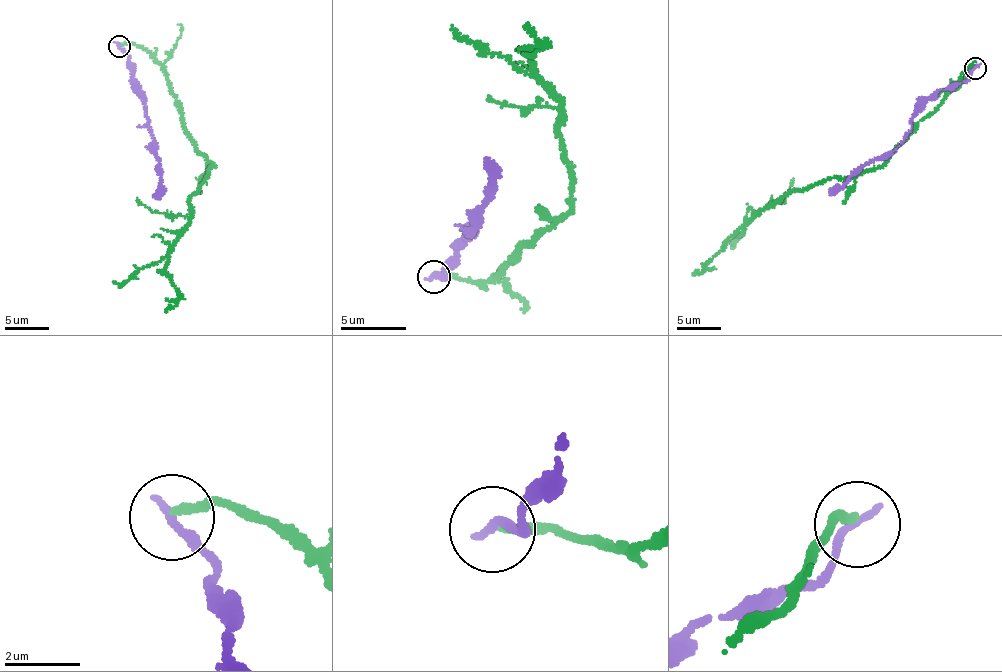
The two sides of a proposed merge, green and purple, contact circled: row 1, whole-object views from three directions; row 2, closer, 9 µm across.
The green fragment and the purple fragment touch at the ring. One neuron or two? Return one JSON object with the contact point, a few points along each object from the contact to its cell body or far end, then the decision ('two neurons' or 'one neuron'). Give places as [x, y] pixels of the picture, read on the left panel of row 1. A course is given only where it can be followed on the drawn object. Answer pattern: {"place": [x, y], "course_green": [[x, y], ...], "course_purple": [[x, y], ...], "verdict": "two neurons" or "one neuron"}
{"place": [119, 46], "course_green": [[119, 45], [155, 55], [213, 165], [188, 202], [165, 267], [178, 301], [166, 312]], "course_purple": [[119, 45], [129, 56], [155, 146], [161, 177], [153, 197]], "verdict": "two neurons"}

